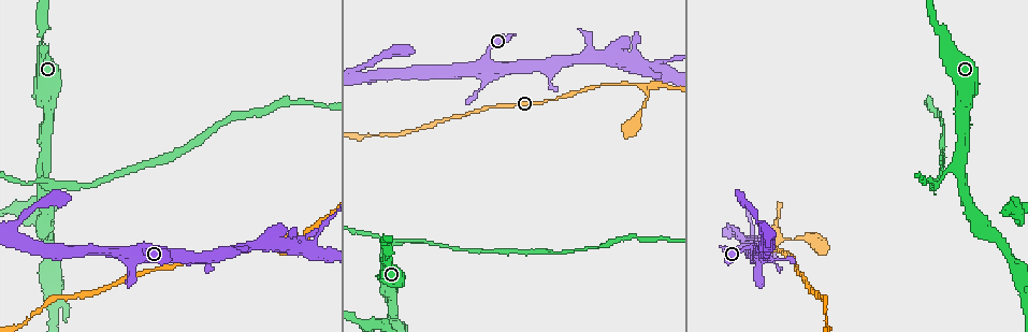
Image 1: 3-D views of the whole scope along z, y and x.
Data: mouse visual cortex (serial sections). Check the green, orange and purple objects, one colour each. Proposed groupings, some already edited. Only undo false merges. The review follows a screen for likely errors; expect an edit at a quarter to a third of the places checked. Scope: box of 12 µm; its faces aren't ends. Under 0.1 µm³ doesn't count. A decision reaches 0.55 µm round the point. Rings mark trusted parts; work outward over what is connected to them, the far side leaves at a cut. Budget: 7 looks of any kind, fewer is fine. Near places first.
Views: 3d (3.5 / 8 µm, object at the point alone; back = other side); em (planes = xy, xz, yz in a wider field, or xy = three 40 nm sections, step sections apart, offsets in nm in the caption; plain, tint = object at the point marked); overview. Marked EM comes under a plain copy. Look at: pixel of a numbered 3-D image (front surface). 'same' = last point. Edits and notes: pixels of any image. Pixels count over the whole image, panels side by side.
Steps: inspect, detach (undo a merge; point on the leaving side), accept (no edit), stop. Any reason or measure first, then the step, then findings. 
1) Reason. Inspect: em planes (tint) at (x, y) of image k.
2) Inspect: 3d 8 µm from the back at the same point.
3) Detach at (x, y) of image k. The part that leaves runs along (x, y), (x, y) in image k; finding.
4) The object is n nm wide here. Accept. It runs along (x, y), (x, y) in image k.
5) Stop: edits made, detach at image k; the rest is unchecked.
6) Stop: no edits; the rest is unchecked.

Three arms meet. Inspect: 3d 3.5 µm at (478, 69) of image 1.

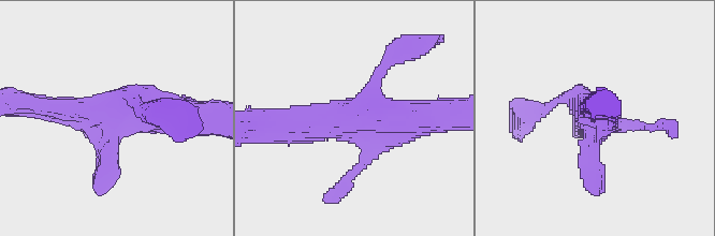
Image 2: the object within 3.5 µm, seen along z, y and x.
Need the tissue. Inspect: em xy step 5 (tint) at (598, 120) of image 2.

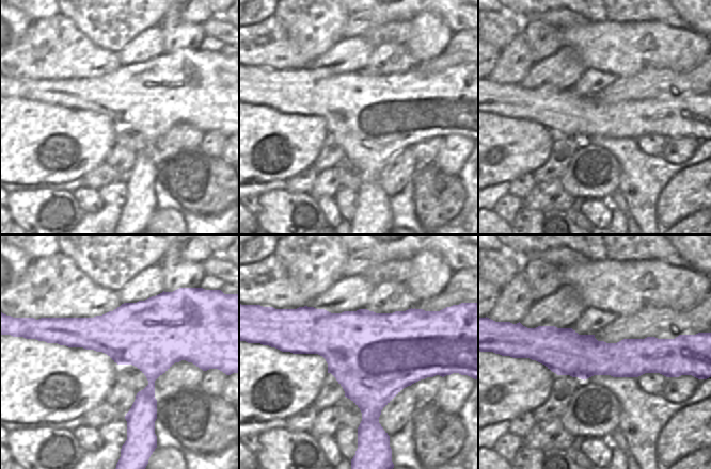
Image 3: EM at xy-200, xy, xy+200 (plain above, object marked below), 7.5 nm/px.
Accept. It runs along (543, 108), (581, 99), (595, 118), (595, 188) in image 2; continuous, no second cell.

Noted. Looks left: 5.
Branch point. Inspect: 3d 3.5 µm from the back at (778, 242) of image 1.

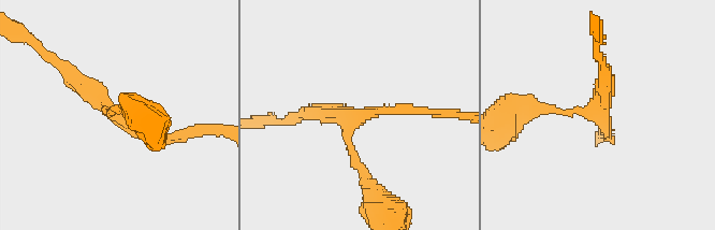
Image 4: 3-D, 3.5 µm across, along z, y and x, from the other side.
Accept. It runs along (607, 134), (593, 112), (536, 109) in image 4; continuous, no second cell.

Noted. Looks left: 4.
Three-way junction. Inspect: 3d 8 µm at (45, 161) of image 1.

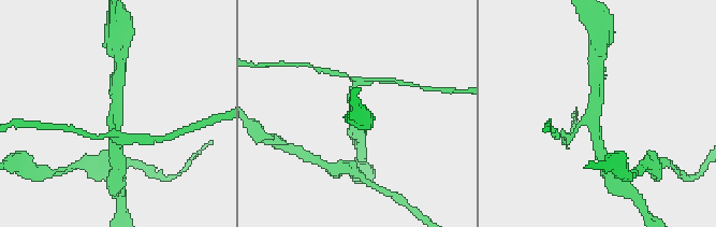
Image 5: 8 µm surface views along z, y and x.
Zoom in. Inspect: 3d 3.5 µm at (117, 115) of image 5.

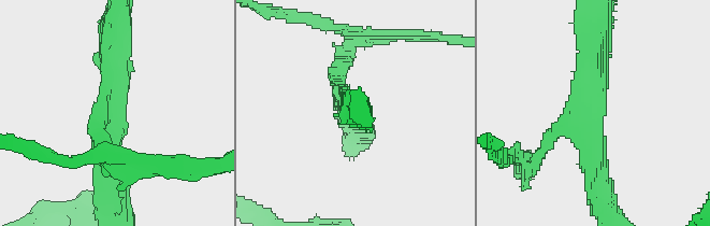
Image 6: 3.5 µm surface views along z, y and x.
Now the EM. Inspect: em xy step 1 (tint) at (106, 115) of image 6.

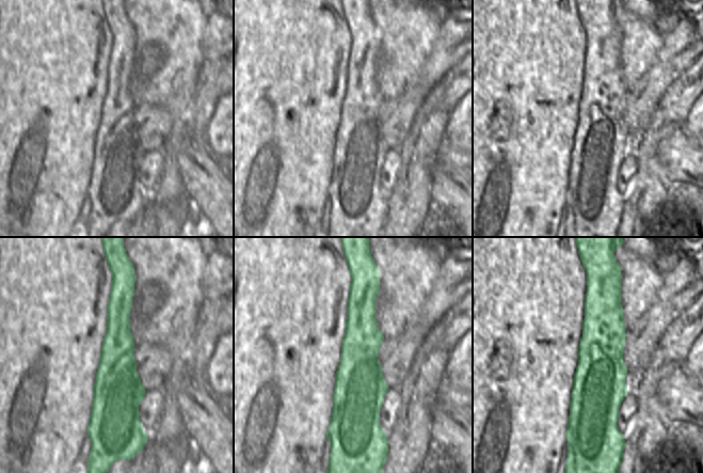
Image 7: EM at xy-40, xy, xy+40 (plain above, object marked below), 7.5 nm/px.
The arms are 200, 250, 350 nm wide. Accept. It runs along (115, 41), (112, 186) in image 6; one cell here.

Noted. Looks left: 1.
Stop: no edits; the rest is unchecked.

